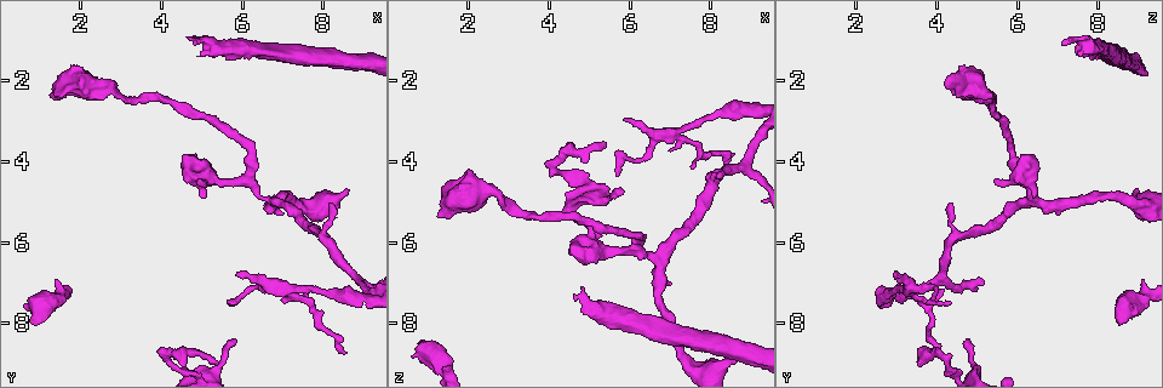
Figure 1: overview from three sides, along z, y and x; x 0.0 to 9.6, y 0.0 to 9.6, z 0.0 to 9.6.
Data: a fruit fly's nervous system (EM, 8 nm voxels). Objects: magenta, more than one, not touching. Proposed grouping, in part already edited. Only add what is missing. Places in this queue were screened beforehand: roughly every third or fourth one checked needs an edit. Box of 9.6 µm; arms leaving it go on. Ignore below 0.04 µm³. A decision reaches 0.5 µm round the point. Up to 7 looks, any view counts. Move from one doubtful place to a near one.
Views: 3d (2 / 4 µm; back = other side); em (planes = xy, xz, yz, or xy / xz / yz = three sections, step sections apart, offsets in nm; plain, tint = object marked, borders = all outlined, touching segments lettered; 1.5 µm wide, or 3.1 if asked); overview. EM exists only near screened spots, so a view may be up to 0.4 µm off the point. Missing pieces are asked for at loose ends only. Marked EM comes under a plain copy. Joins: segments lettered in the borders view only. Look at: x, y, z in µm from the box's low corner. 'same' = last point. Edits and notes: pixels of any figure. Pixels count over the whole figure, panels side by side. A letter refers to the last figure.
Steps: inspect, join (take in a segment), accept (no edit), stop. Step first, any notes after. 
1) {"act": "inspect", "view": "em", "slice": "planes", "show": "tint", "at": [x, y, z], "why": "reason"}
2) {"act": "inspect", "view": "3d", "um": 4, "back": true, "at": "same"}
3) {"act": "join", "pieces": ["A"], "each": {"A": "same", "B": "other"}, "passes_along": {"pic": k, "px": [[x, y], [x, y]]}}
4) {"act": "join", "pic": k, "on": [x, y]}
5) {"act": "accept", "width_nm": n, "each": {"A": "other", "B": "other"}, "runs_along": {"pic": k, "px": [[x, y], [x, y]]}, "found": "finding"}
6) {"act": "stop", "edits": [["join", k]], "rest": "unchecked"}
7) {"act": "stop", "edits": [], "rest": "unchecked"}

{"act": "inspect", "view": "em", "slice": "planes", "show": "borders", "at": [5.40, 9.00, 3.60], "why": "free end"}

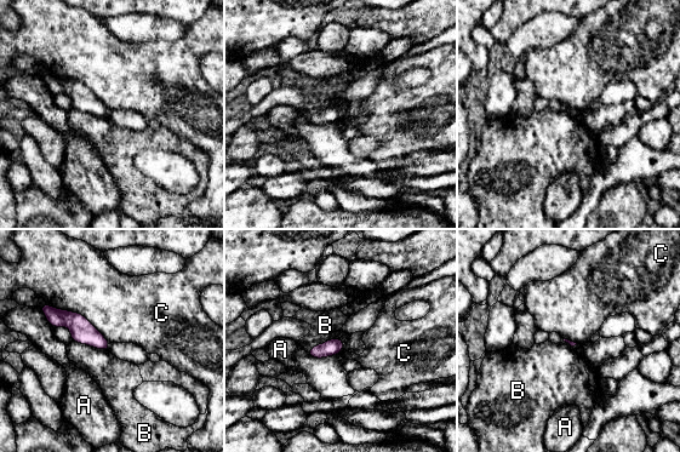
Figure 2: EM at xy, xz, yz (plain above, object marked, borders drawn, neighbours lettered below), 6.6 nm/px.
{"act": "accept", "each": {"A": "other", "B": "other", "C": "other"}, "found": "no lettered segment goes on from it"}

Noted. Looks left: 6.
{"act": "inspect", "view": "3d", "um": 2, "at": [4.55, 4.00, 6.00], "why": "branch stops here"}

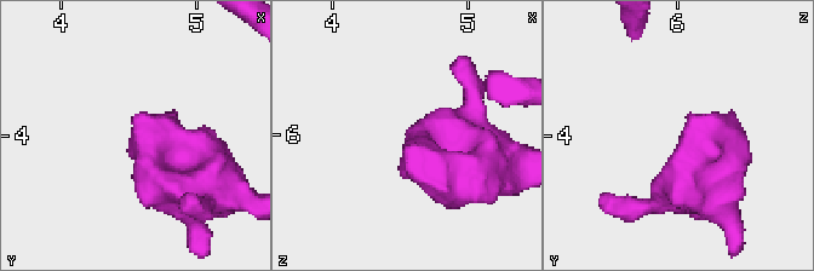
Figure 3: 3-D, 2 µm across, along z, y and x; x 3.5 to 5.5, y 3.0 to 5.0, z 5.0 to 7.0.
{"act": "inspect", "view": "em", "slice": "yz", "step": 4, "show": "tint", "at": [4.58, 3.96, 6.04], "why": "shape alone is not enough"}

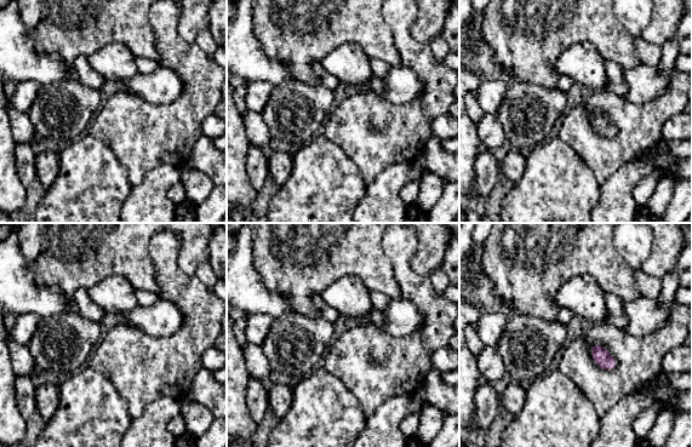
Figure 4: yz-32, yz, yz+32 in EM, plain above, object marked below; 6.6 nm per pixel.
{"act": "inspect", "view": "em", "slice": "planes", "show": "borders", "at": "same"}

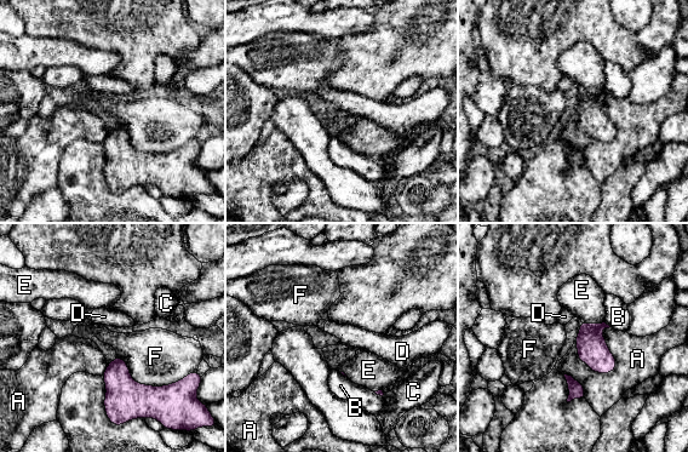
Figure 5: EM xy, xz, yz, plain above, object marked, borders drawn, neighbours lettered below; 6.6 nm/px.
{"act": "accept", "each": {"A": "other", "B": "other", "C": "other", "D": "other", "E": "other", "F": "other"}, "found": "no lettered segment goes on from it"}

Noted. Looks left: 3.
{"act": "inspect", "view": "em", "slice": "xz", "step": 8, "show": "tint", "at": [8.60, 4.65, 8.95], "why": "end of a long branch"}

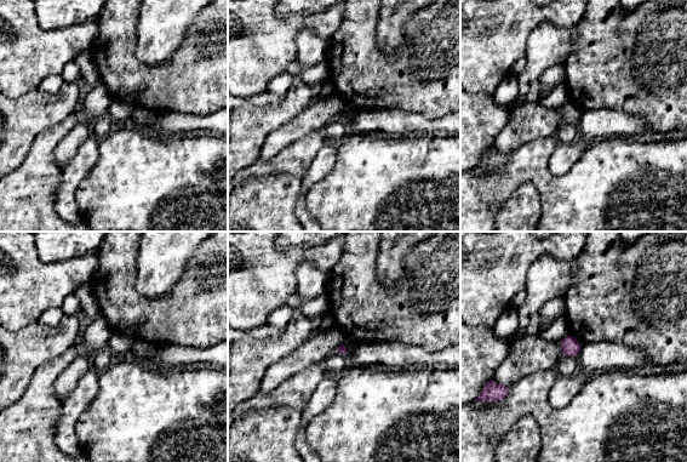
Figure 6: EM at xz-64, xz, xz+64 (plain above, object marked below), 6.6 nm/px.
{"act": "inspect", "view": "em", "slice": "planes", "show": "tint", "at": "same", "why": "another direction"}

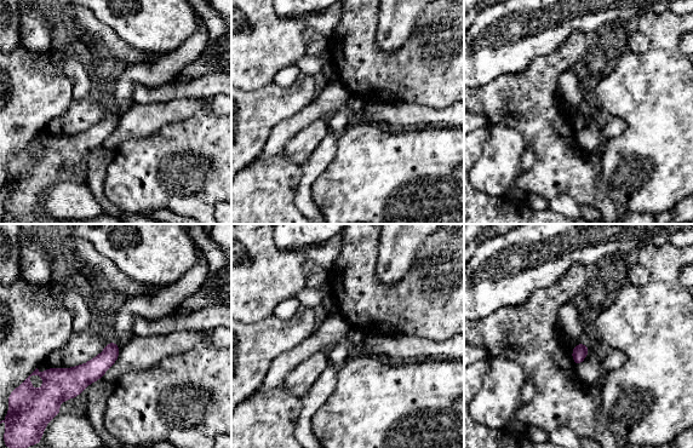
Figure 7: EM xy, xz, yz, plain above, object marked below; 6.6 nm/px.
{"act": "inspect", "view": "em", "slice": "planes", "show": "borders", "at": "same"}

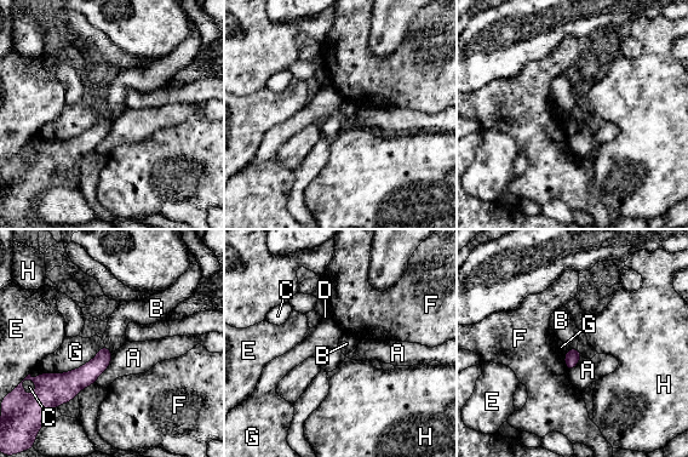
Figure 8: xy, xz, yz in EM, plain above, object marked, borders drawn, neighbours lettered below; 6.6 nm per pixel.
{"act": "accept", "longest_contact_nm": ["G", 460], "each": {"A": "other", "B": "other", "C": "other", "D": "other", "E": "other", "F": "other", "G": "other", "H": "other"}, "found": "no lettered segment goes on from it"}

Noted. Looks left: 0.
{"act": "stop", "edits": [], "rest": "unchecked"}

